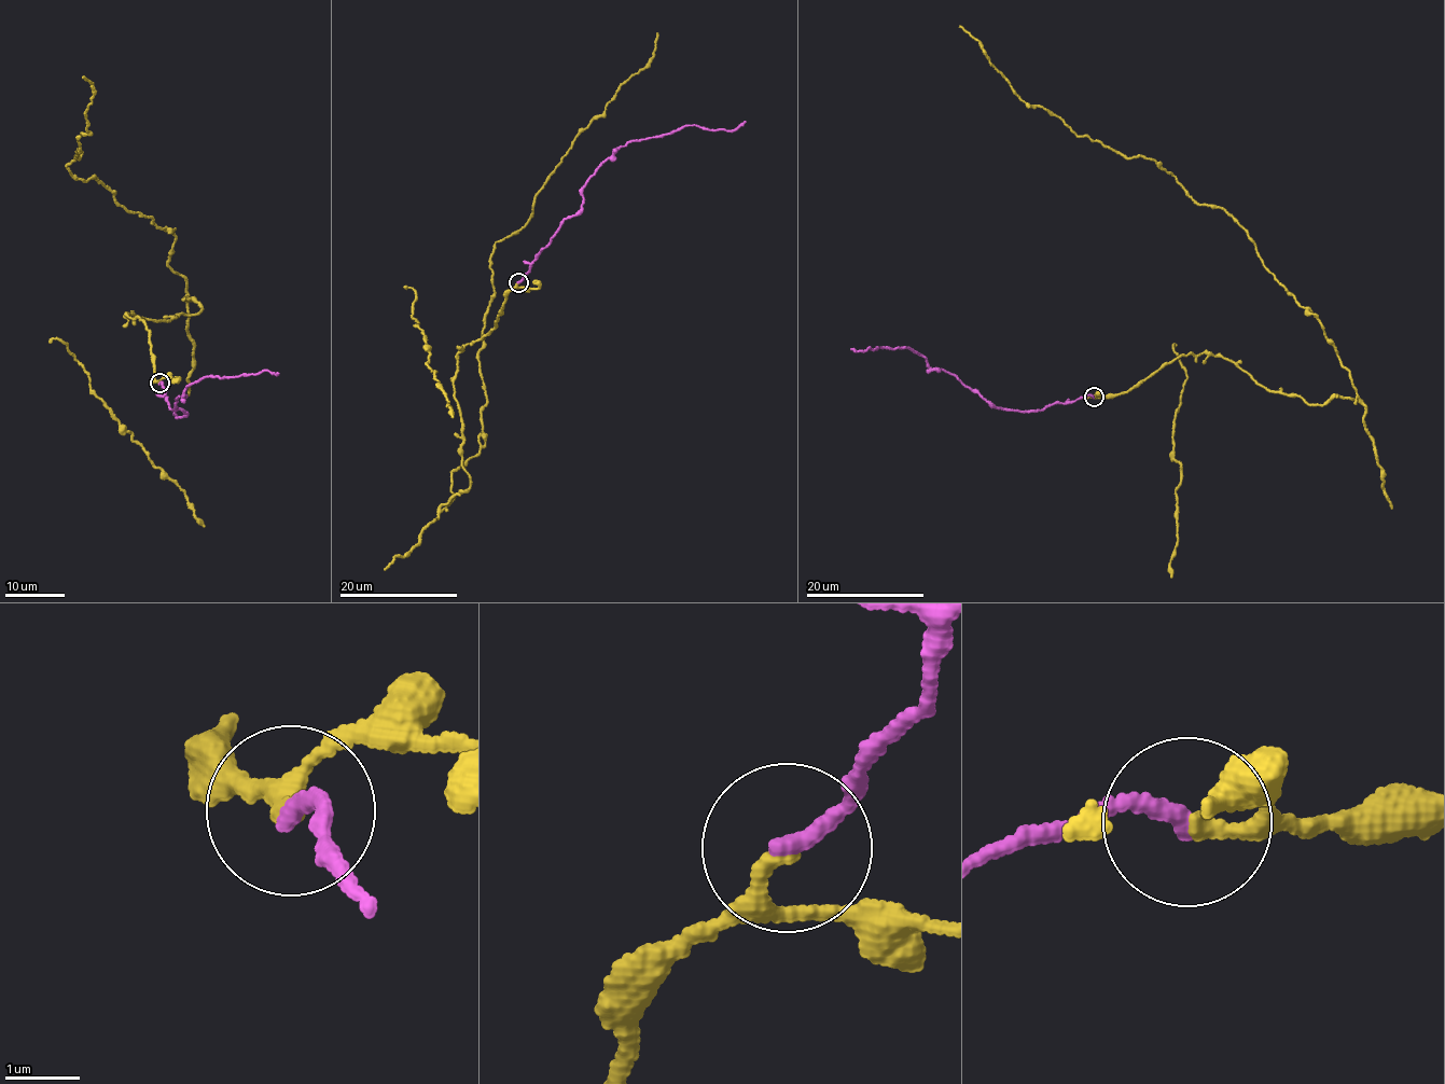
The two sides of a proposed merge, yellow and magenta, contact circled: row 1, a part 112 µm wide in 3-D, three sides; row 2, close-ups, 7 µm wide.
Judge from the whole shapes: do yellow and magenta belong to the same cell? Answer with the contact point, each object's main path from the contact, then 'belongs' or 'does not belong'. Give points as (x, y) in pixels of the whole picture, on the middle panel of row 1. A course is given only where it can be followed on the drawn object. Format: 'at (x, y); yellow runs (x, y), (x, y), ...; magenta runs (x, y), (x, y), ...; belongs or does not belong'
at (518, 282); yellow runs (518, 282), (457, 355), (470, 486), (444, 509), (480, 452), (495, 244), (656, 32); magenta runs (518, 282), (563, 221), (581, 208), (583, 185), (621, 146), (671, 134), (689, 125), (733, 131), (746, 121); belongs

